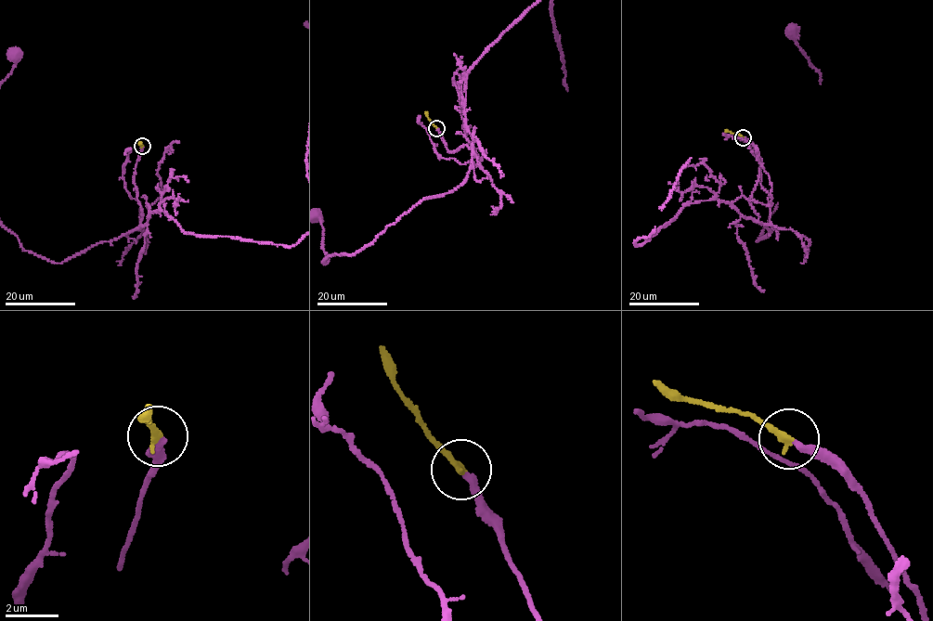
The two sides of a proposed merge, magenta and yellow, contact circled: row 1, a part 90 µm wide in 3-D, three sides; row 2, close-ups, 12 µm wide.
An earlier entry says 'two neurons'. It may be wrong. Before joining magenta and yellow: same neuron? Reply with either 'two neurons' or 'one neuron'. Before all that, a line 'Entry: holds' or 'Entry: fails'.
Entry: fails
one neuron

